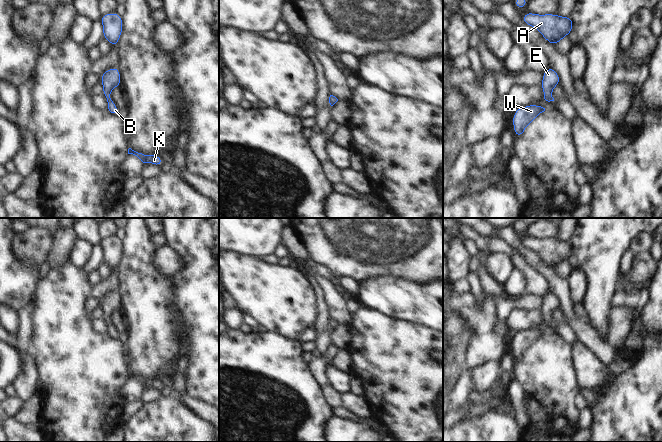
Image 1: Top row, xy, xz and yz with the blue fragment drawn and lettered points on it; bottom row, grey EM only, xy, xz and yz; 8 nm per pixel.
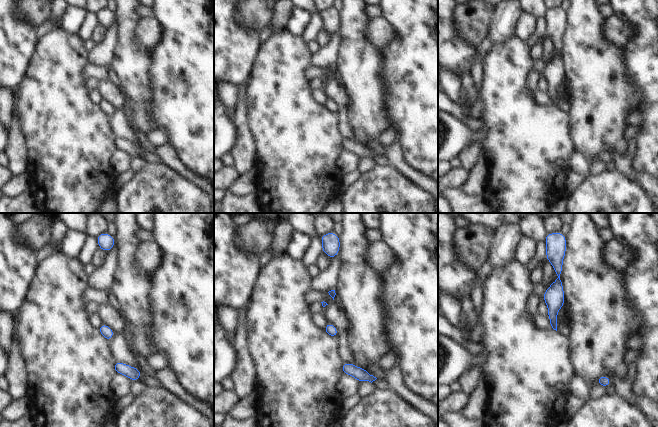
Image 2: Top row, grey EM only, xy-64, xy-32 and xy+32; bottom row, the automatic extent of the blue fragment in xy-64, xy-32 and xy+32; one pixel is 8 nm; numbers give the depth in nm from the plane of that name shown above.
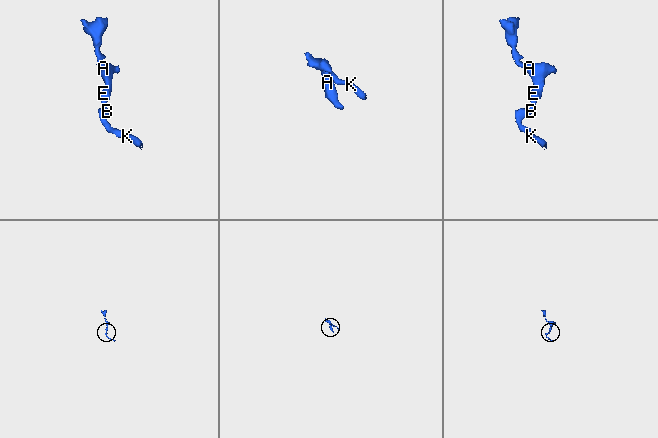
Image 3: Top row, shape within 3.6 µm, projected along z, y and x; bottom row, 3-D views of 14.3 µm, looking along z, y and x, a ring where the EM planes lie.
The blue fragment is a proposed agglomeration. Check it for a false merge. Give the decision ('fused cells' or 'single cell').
single cell

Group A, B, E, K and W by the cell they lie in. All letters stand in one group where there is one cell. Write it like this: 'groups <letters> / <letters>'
groups A B E K W

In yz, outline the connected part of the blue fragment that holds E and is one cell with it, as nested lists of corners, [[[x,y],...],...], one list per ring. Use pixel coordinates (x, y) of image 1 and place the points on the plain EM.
[[[551,291],[547,292],[543,296],[543,303],[541,307],[541,311],[544,317],[544,323],[548,326],[554,325],[552,321],[553,312],[557,309],[560,309],[560,301],[557,298],[556,294]]]

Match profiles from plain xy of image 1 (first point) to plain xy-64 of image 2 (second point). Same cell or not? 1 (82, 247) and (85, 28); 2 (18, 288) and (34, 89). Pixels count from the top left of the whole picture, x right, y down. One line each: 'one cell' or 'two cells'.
1: two cells
2: two cells

